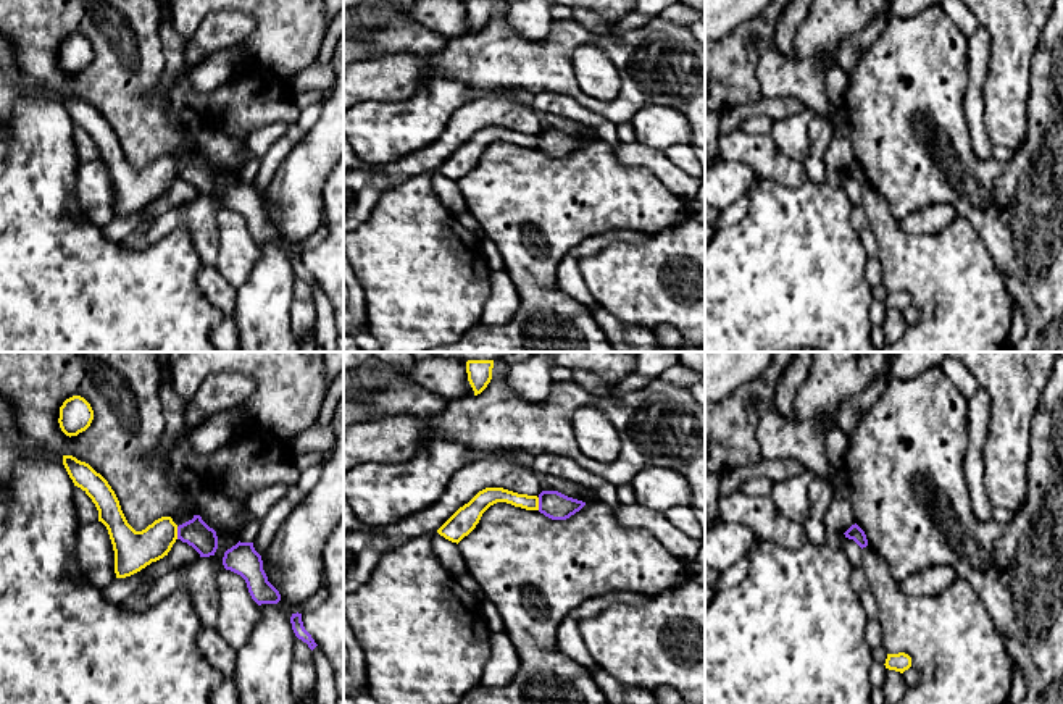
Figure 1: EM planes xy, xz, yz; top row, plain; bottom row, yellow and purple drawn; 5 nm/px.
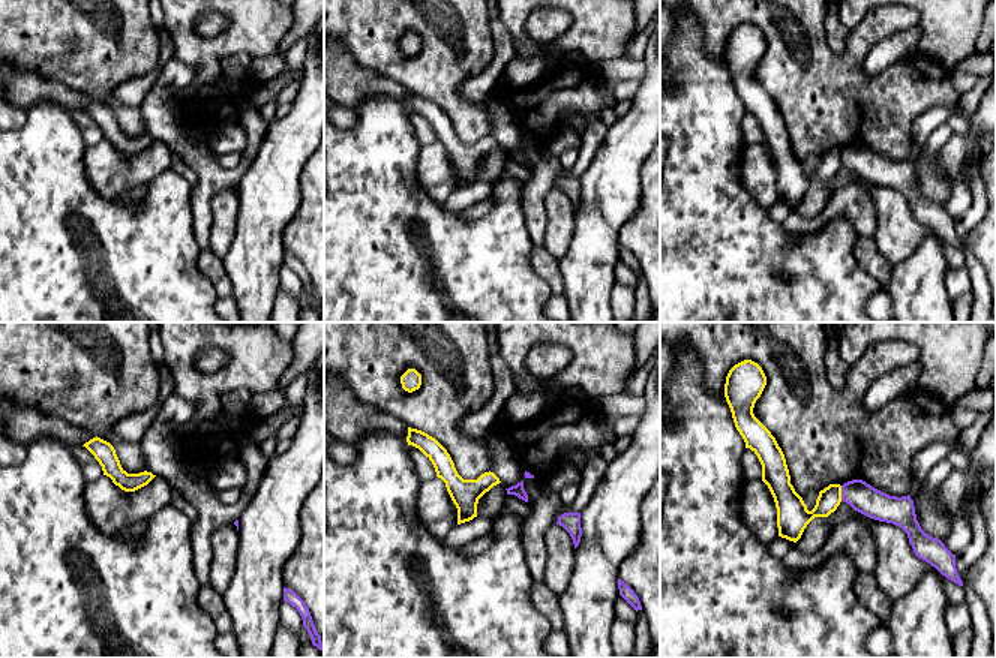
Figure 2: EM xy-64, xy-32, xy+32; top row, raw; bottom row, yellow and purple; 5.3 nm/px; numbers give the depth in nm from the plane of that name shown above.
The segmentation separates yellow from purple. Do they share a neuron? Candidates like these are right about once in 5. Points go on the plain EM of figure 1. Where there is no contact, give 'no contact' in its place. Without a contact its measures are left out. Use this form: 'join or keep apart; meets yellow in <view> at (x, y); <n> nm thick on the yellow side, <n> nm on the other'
keep apart; meets yellow in xy at (176, 171); 190 nm thick on the yellow side, 140 nm on the other

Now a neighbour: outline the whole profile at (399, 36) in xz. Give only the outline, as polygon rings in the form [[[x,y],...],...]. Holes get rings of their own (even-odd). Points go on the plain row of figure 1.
[[[392,19],[365,31],[344,31],[344,68],[373,58],[402,53],[432,58],[448,45],[448,39],[411,19]]]

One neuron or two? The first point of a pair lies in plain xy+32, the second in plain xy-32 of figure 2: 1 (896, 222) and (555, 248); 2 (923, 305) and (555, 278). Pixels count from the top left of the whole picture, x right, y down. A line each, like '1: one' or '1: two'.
1: one
2: two

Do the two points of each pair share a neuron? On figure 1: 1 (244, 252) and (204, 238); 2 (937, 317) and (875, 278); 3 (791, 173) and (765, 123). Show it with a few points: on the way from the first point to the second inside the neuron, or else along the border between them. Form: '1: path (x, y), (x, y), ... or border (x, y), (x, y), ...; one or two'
1: border (223, 207), (216, 215), (218, 257), (215, 268); two
2: border (876, 259), (883, 283); two
3: border (741, 129), (768, 134); two

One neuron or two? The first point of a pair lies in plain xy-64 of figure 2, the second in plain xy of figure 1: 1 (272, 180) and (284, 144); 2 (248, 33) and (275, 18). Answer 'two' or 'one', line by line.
1: two
2: one

